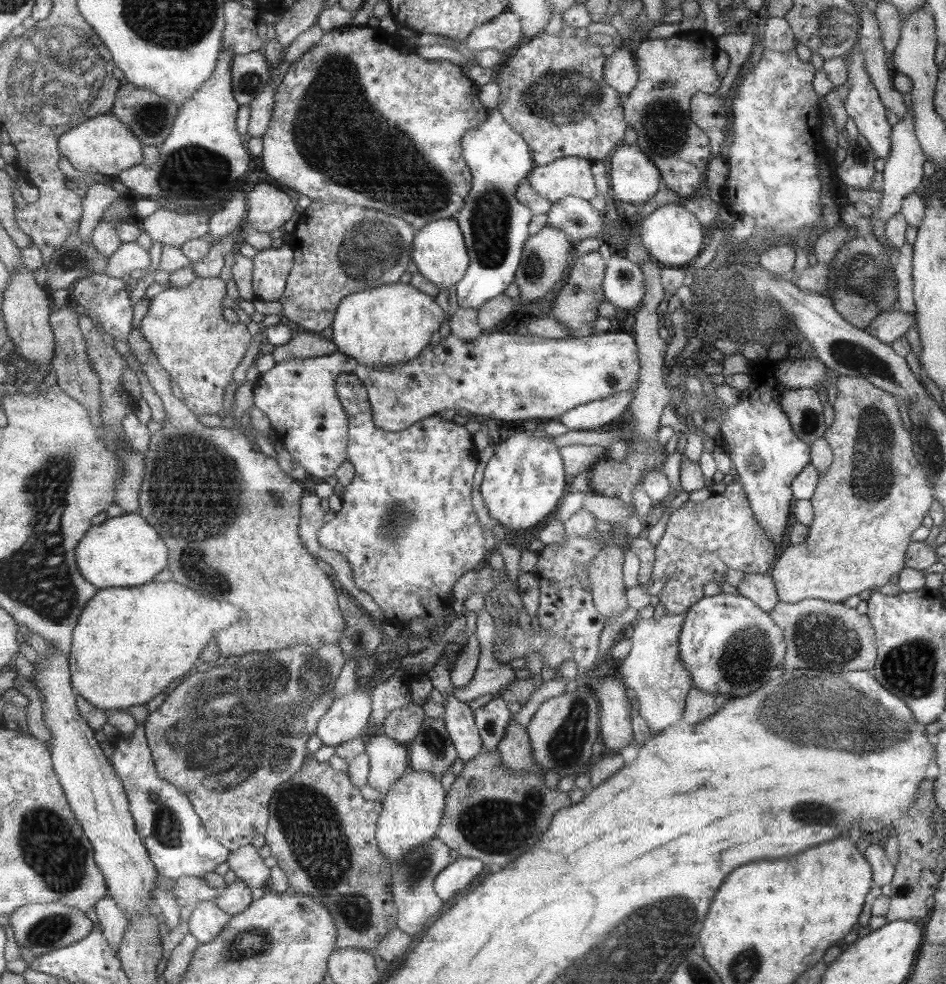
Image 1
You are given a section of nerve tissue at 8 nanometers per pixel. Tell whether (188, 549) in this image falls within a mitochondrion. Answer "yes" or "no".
yes

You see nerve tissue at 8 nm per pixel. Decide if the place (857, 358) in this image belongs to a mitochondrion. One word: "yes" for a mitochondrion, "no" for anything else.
yes

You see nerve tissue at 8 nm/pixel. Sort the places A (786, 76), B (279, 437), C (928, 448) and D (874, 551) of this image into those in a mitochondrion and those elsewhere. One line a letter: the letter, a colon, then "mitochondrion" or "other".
A: other
B: other
C: mitochondrion
D: other

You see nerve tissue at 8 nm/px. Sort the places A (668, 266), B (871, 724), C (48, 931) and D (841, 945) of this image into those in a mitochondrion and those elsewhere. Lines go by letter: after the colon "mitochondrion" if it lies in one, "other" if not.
A: other
B: mitochondrion
C: mitochondrion
D: other

